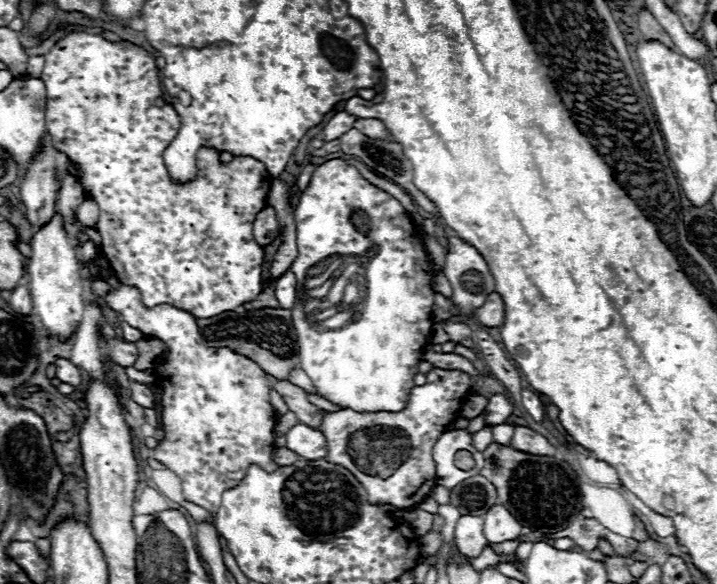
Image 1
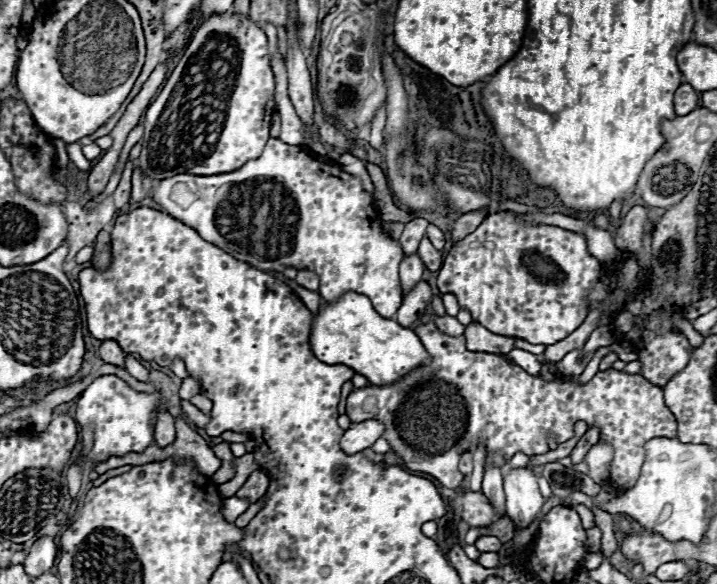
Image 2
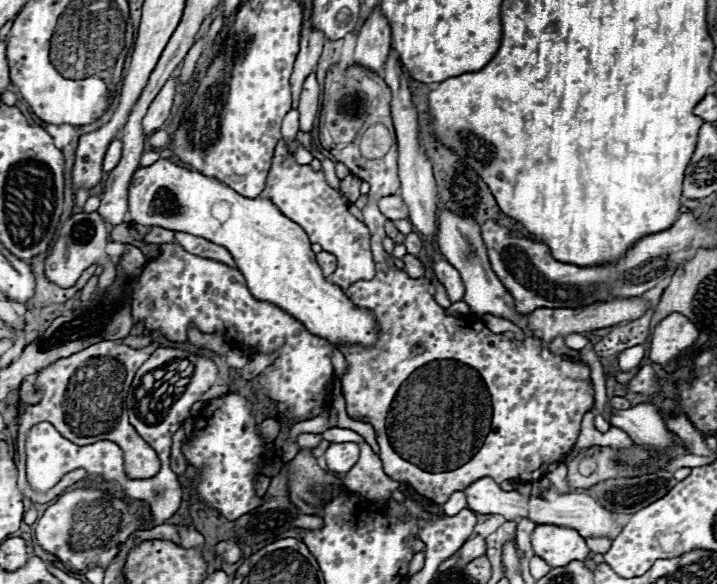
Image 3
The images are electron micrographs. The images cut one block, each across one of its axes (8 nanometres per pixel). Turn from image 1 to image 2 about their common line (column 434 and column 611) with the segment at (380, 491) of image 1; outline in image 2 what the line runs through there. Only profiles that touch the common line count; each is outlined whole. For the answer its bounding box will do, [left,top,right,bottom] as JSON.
[348,322,676,490]

